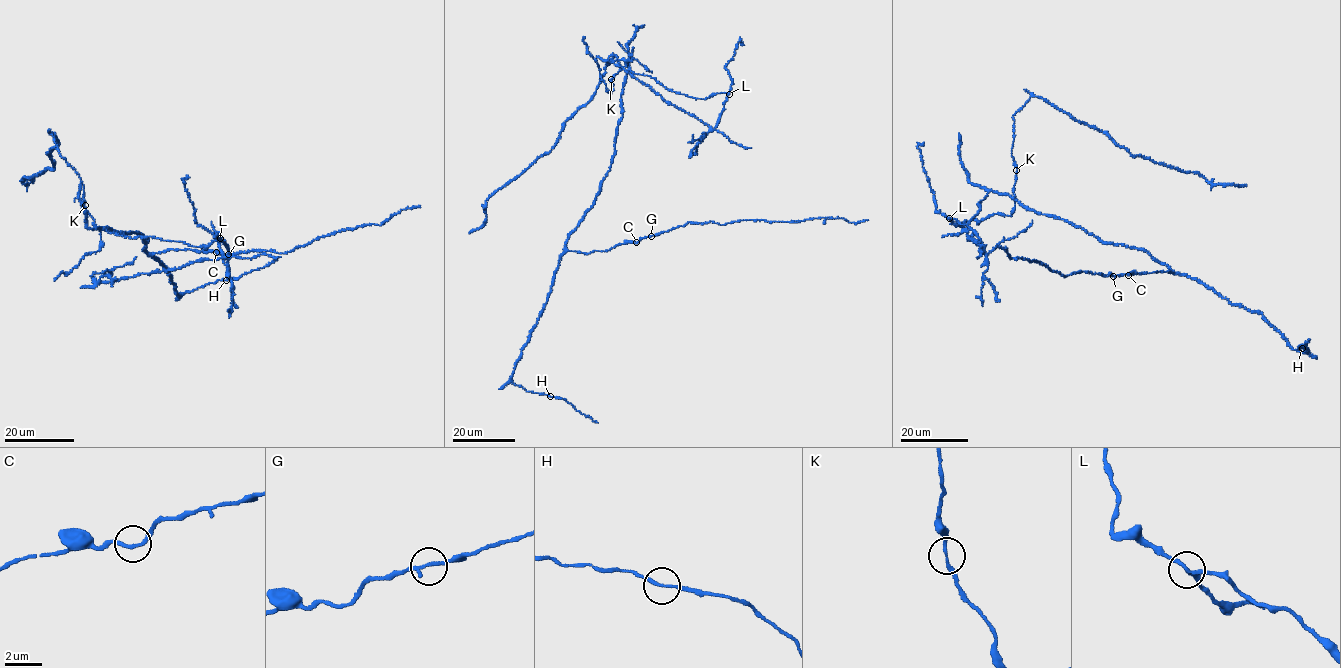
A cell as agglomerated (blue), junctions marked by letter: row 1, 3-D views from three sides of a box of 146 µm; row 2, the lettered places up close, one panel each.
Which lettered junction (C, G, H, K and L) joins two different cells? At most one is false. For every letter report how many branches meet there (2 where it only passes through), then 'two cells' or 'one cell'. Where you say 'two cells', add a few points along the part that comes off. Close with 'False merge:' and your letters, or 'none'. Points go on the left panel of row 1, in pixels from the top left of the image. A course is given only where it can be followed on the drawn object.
C: branches 2; one cell
G: branches 3; one cell
H: branches 2; one cell
K: branches 2; one cell
L: branches 3; two cells; course (219, 239), (224, 240), (229, 256), (99, 282), (110, 270), (136, 256)
False merge: L

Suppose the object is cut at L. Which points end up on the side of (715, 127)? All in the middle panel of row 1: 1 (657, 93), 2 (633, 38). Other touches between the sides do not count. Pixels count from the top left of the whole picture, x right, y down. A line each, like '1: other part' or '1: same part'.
1: same part
2: other part

